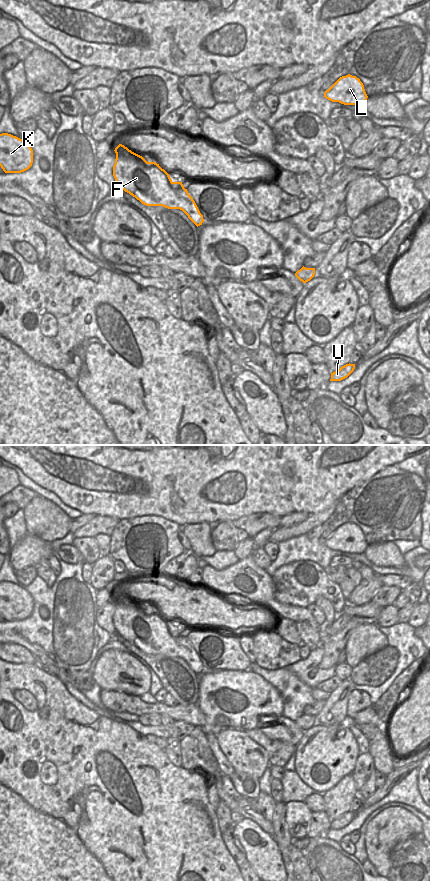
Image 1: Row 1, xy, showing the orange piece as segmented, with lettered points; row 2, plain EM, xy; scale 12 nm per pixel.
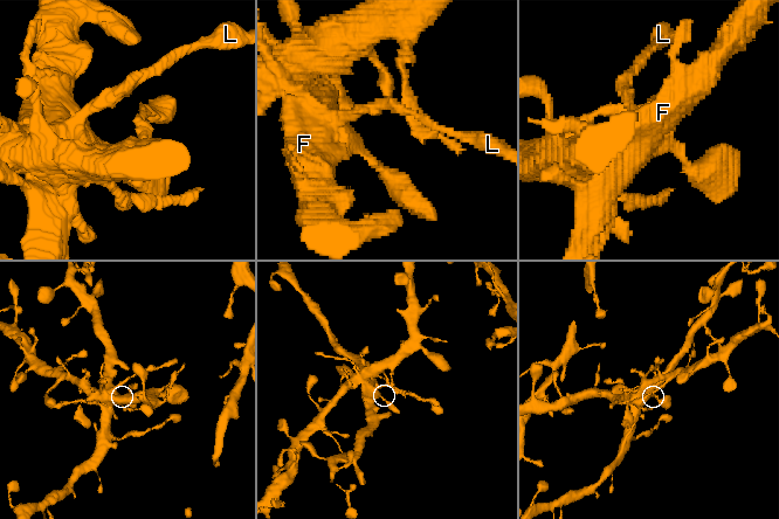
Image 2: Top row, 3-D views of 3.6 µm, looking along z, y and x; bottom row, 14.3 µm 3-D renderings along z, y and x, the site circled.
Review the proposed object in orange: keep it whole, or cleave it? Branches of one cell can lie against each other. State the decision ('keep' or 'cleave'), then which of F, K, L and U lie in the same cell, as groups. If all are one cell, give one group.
keep; groups F K L U

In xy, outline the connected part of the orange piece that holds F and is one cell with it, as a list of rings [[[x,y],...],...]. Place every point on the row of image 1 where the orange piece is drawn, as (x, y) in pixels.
[[[122,144],[114,151],[113,176],[116,186],[146,206],[180,209],[197,227],[202,225],[203,215],[182,182],[173,182],[159,164],[147,162]]]

